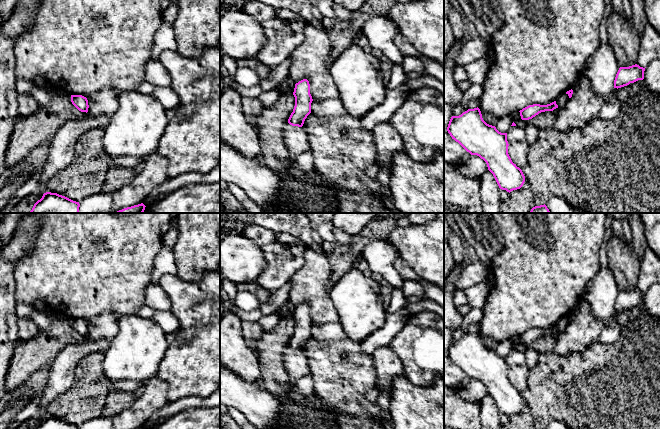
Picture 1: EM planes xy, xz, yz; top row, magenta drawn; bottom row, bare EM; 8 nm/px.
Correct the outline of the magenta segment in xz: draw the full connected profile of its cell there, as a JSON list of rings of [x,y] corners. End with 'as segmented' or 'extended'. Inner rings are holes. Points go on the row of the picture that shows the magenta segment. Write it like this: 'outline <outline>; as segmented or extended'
outline [[[303,79],[296,83],[293,95],[295,97],[295,106],[288,123],[292,126],[302,127],[305,119],[311,113],[311,103],[313,101],[309,81]]]; as segmented

